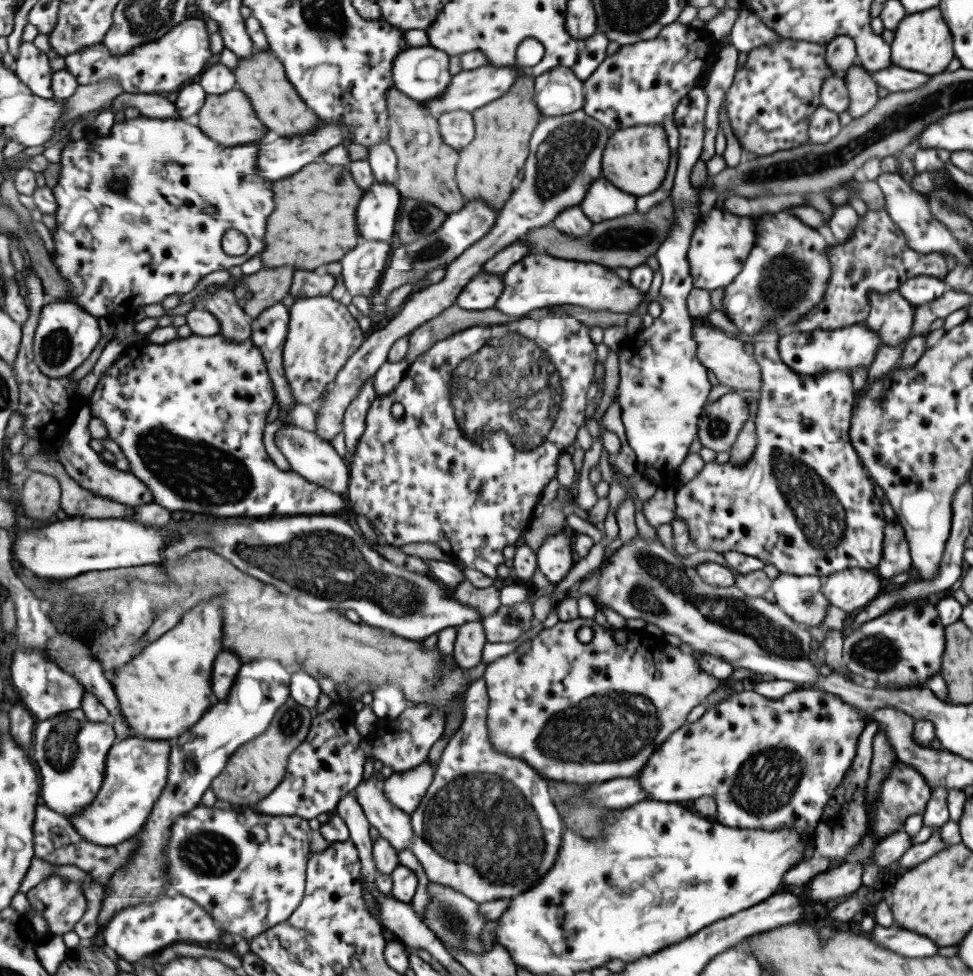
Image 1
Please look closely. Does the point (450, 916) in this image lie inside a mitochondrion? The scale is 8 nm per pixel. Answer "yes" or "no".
yes

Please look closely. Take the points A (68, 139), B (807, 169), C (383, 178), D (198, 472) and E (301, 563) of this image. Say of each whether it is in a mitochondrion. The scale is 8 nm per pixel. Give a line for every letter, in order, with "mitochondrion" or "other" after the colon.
A: other
B: mitochondrion
C: other
D: mitochondrion
E: mitochondrion

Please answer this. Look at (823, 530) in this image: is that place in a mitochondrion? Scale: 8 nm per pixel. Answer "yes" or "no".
yes

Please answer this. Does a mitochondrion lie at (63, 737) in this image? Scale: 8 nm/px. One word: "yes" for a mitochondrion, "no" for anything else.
yes

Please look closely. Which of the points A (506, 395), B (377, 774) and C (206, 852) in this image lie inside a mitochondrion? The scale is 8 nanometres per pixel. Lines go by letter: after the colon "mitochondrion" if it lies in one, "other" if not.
A: mitochondrion
B: other
C: mitochondrion

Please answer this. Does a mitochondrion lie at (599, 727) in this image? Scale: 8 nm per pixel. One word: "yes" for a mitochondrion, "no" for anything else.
yes

